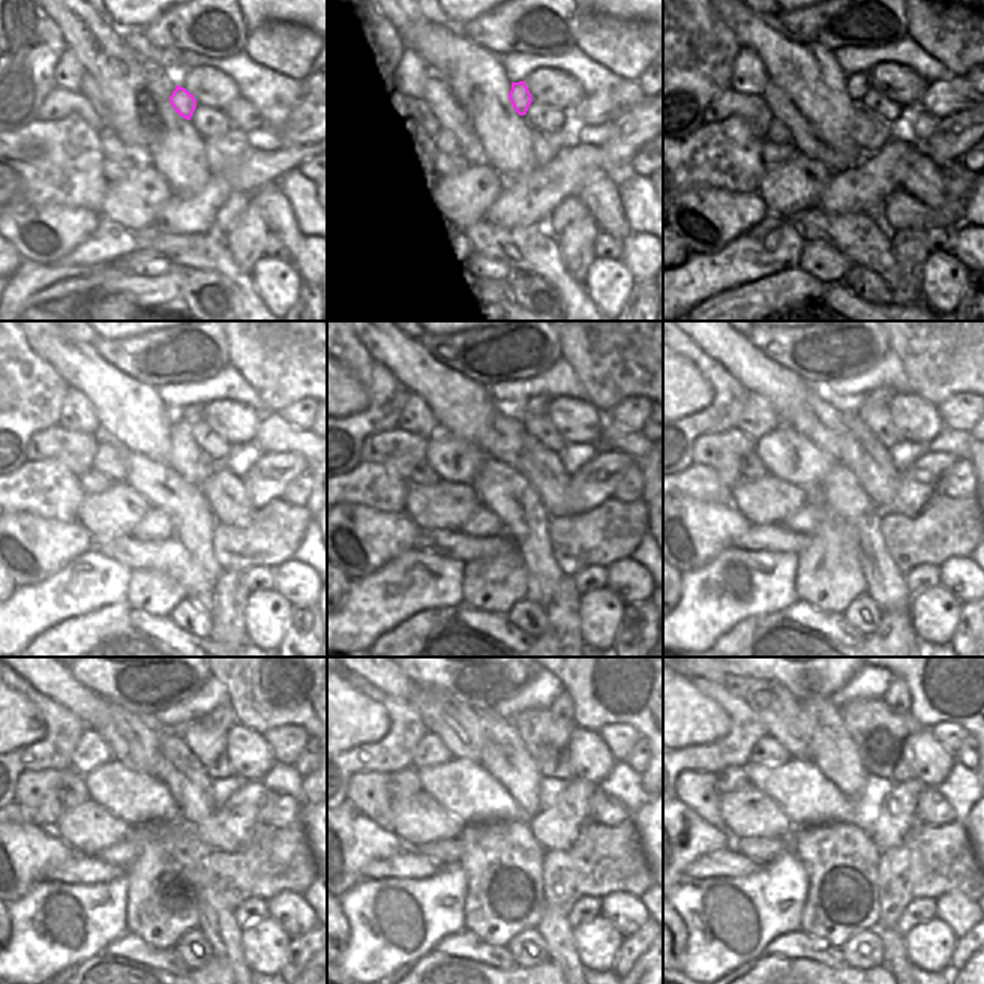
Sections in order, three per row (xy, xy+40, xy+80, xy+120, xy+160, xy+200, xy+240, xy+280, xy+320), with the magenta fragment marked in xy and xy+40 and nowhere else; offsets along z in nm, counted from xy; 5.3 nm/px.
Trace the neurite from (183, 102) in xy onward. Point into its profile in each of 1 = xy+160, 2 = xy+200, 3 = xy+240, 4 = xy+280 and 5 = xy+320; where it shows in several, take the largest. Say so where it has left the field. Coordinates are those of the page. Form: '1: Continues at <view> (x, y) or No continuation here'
1: Continues at xy+160 (537, 405)
2: Continues at xy+200 (881, 396)
3: Continues at xy+240 (222, 717)
4: Continues at xy+280 (560, 708)
5: Continues at xy+320 (897, 699).

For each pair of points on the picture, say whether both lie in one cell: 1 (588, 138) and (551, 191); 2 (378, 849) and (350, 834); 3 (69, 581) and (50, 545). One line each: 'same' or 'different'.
1: different
2: same
3: different

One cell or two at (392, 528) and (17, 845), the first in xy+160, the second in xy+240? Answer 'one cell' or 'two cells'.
one cell

